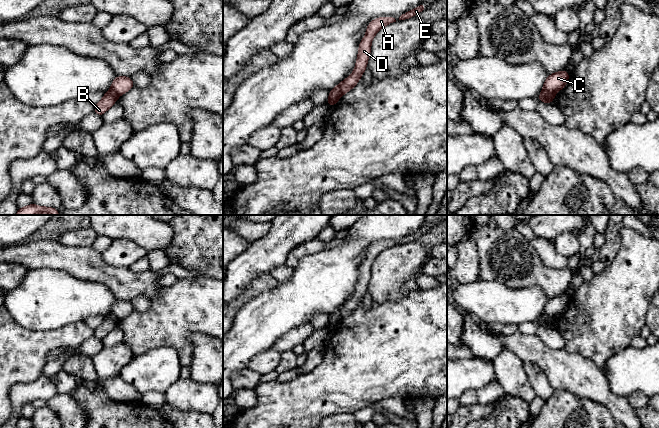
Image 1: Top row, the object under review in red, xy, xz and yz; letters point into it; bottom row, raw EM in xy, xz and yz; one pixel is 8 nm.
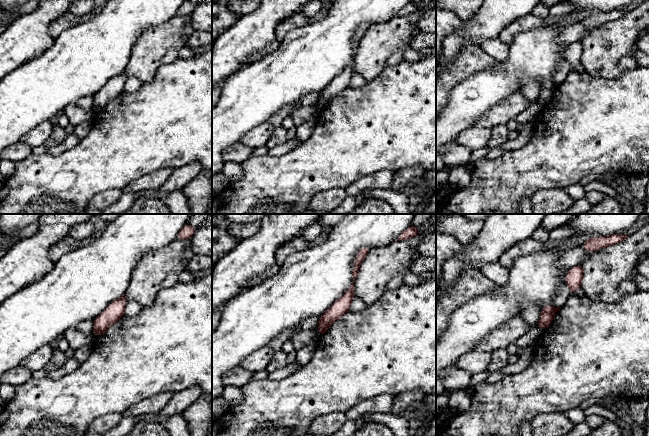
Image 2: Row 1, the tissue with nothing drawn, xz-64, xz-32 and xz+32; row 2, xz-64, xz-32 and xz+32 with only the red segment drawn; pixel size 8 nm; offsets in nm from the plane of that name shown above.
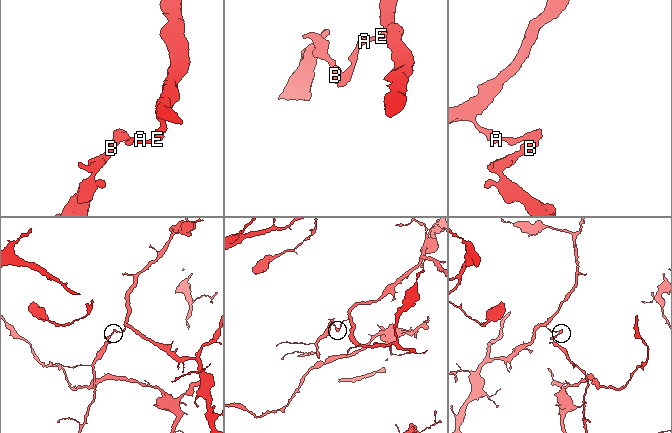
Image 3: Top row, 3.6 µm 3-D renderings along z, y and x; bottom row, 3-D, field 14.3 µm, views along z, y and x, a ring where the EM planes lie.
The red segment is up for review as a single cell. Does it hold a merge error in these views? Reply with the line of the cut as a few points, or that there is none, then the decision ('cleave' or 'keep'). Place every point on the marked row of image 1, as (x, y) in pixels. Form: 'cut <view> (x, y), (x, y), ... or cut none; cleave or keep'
cut xz (339, 85), (337, 100), (331, 106); cleave

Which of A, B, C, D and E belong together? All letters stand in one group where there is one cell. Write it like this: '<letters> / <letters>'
A C D E / B

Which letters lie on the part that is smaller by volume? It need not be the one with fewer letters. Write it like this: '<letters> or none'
B

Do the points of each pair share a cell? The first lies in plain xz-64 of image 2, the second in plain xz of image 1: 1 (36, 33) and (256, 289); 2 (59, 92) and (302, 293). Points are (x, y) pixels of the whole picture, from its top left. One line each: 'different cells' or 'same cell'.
1: different cells
2: same cell

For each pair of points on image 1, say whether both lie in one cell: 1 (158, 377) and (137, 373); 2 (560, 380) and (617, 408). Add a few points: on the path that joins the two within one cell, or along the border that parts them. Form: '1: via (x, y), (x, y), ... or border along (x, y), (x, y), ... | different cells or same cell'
1: via (153, 376), (150, 373), (142, 373) | same cell
2: via (574, 380), (590, 382), (603, 395) | same cell

